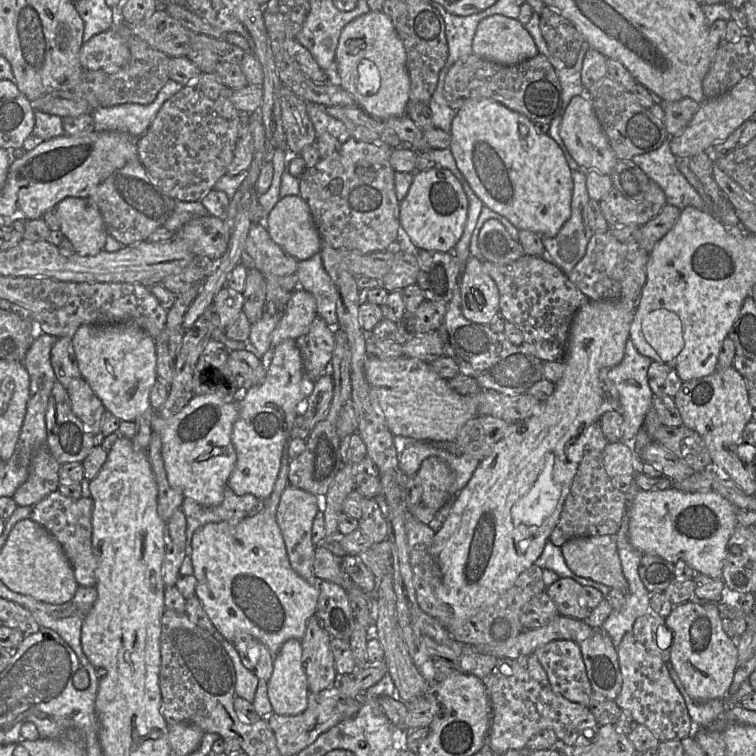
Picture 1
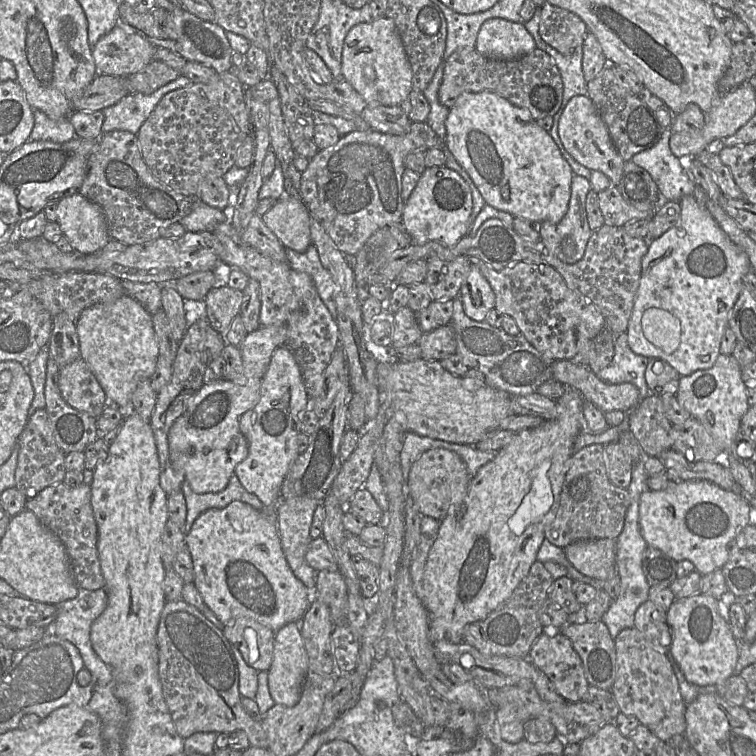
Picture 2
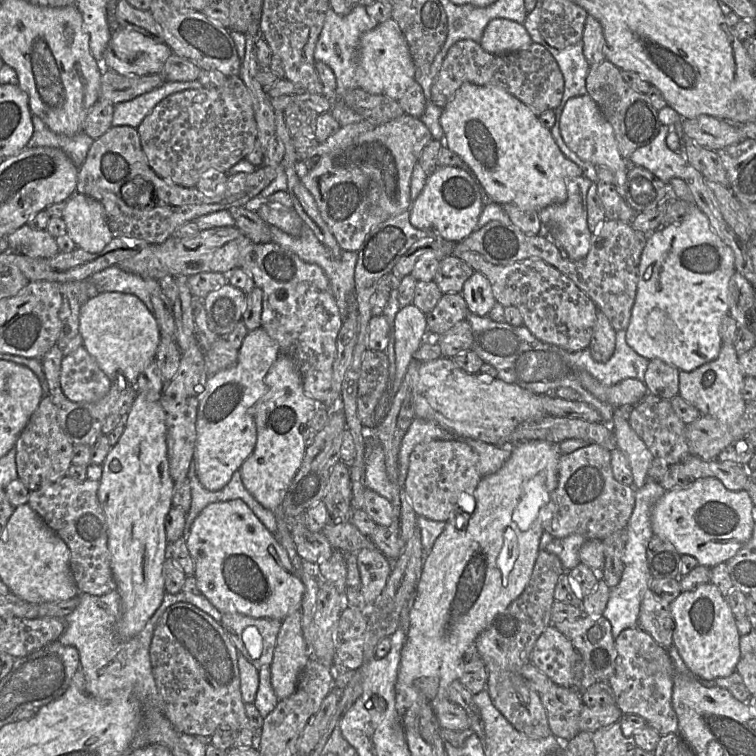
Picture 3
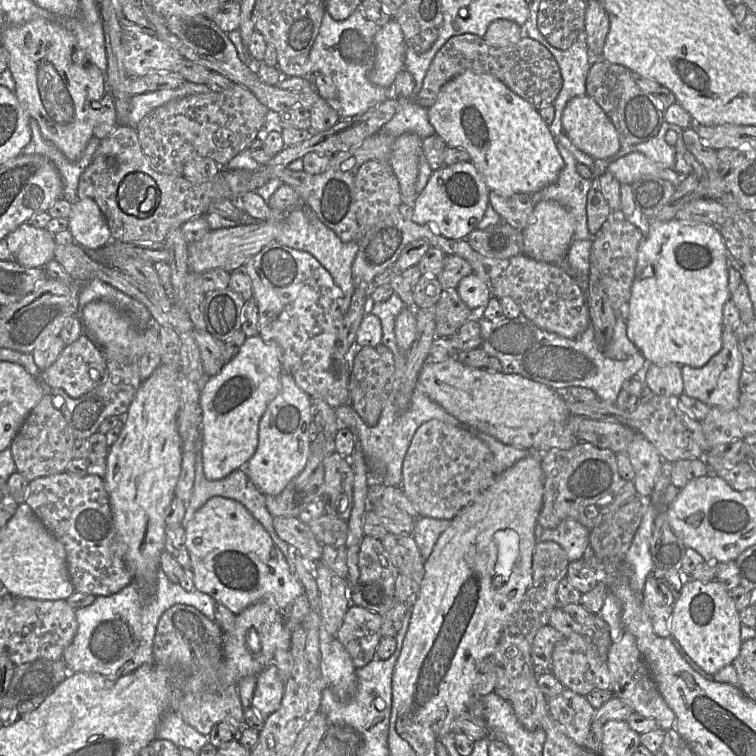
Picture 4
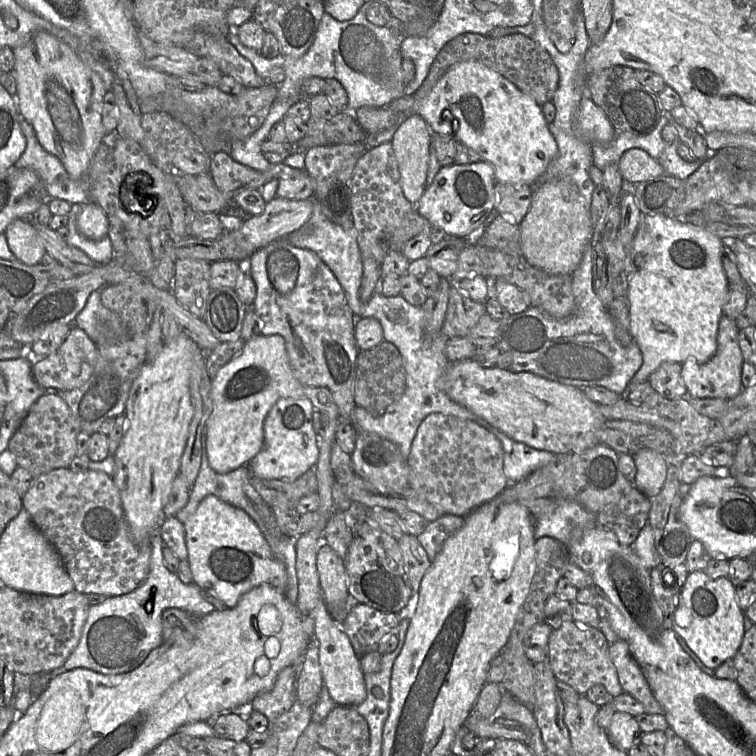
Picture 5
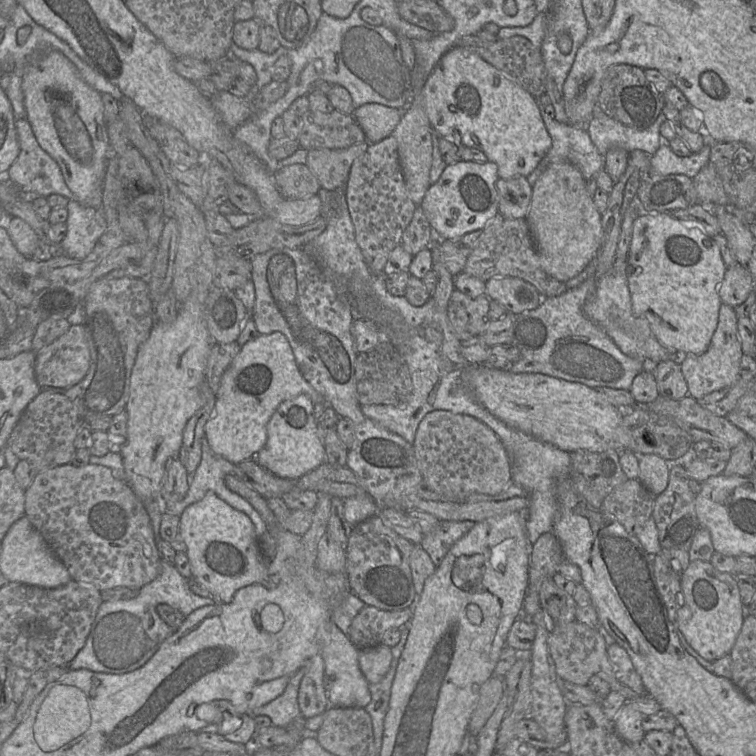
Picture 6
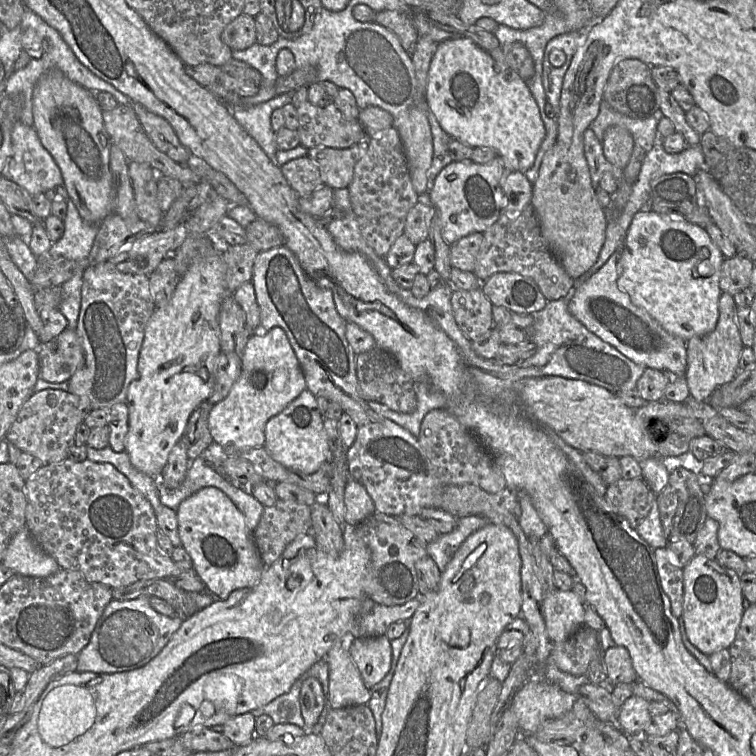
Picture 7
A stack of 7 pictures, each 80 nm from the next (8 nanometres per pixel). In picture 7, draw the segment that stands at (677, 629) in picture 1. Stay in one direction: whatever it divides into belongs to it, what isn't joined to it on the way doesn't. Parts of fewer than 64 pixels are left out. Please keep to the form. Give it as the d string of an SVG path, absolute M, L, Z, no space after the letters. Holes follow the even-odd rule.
M695 555L683 568L684 600L682 620L688 640L706 656L729 649L736 638L744 607L739 576L715 559Z

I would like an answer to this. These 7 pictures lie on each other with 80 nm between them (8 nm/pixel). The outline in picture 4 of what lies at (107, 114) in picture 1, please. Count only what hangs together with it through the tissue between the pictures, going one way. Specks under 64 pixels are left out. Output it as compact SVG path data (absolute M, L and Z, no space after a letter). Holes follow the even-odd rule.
M185 81L183 85L176 89L157 90L135 95L130 102L127 125L136 127L144 116L171 100L210 91L206 84L196 84Z

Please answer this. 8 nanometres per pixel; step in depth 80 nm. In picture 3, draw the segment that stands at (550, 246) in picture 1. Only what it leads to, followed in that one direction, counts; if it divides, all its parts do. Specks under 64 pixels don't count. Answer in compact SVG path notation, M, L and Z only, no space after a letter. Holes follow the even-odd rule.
M585 176L572 178L567 185L568 197L562 204L552 204L539 211L542 223L541 234L544 233L573 261L579 261L587 256L591 247L592 233L588 227L587 194L595 183Z

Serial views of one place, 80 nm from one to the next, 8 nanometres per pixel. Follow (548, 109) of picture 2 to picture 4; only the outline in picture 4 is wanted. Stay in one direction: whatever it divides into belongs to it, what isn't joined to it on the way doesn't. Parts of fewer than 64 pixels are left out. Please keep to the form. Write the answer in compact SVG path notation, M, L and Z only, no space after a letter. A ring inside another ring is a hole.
M465 33L451 37L436 53L415 101L425 108L430 108L437 100L442 87L466 71L495 76L537 110L554 104L563 86L563 78L557 60L537 40L523 37L514 45L493 47L487 44L483 37Z

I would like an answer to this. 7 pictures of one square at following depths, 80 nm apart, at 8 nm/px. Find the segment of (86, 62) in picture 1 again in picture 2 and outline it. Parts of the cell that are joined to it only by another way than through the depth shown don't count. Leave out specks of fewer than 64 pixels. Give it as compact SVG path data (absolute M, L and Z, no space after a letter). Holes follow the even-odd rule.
M115 26L108 34L106 34L100 38L93 48L91 48L92 57L93 57L93 60L95 63L96 74L111 75L111 76L129 76L131 74L137 73L140 70L142 70L150 62L150 60L152 59L152 57L156 51L156 48L161 48L161 47L155 47L151 43L146 41L144 38L142 38L141 36L139 36L135 33L127 33L122 27Z

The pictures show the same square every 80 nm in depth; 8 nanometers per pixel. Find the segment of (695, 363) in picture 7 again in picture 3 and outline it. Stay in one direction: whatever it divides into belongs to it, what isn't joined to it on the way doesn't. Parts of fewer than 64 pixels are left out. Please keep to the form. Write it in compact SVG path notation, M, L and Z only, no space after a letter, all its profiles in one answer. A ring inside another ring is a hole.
M722 343L718 357L699 368L679 372L679 396L699 410L702 416L712 416L724 424L733 424L745 411L742 396L745 375L738 361L734 344Z

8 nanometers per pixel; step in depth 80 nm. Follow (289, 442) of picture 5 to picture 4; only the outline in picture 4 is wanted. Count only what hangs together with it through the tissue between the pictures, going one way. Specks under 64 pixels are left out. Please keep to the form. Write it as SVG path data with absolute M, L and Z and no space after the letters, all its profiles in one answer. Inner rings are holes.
M283 372L280 383L280 392L268 404L260 420L257 449L245 466L251 482L265 496L280 494L305 468L311 454L308 435L312 423L311 398L296 384L290 374Z

